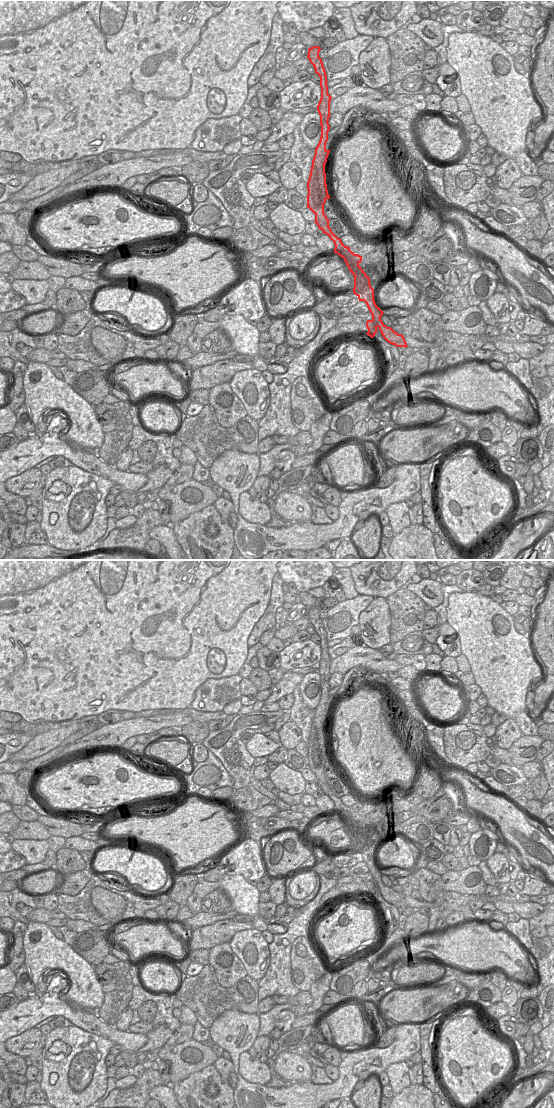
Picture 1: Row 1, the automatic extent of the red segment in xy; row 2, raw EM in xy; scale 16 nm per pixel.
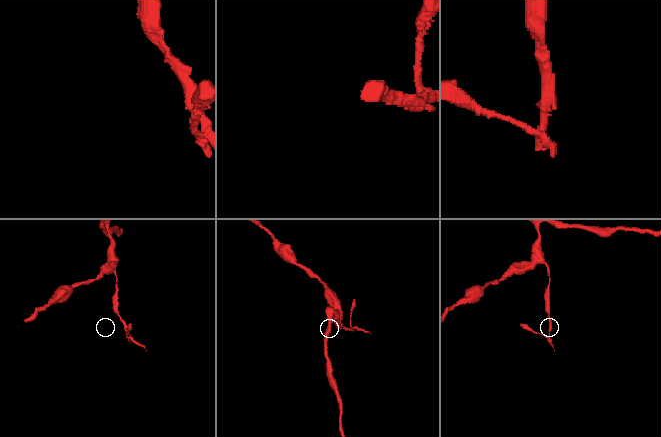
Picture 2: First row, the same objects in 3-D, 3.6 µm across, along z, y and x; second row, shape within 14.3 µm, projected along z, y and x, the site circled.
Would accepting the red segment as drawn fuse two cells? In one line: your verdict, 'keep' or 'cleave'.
cleave

